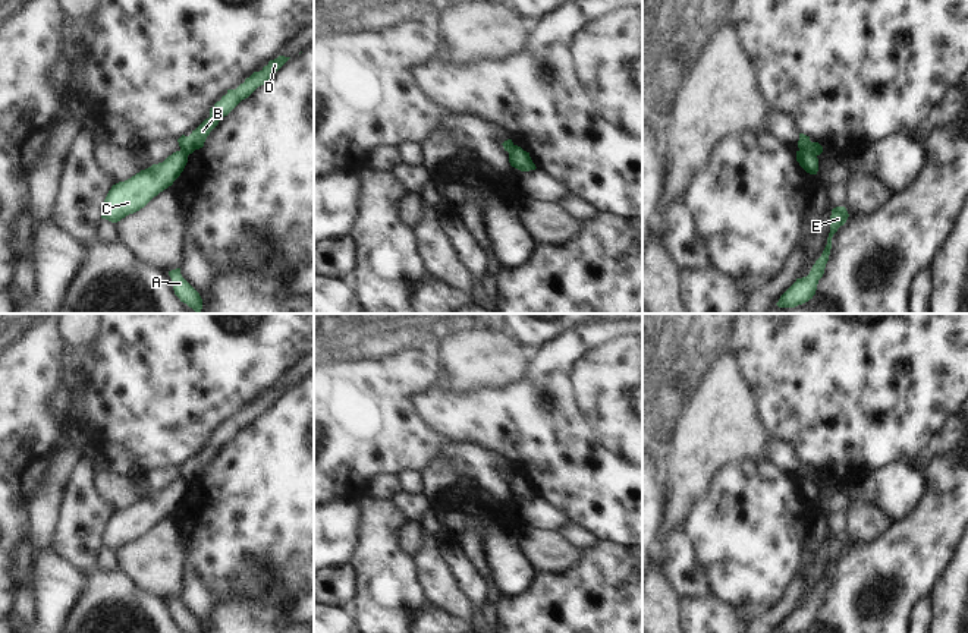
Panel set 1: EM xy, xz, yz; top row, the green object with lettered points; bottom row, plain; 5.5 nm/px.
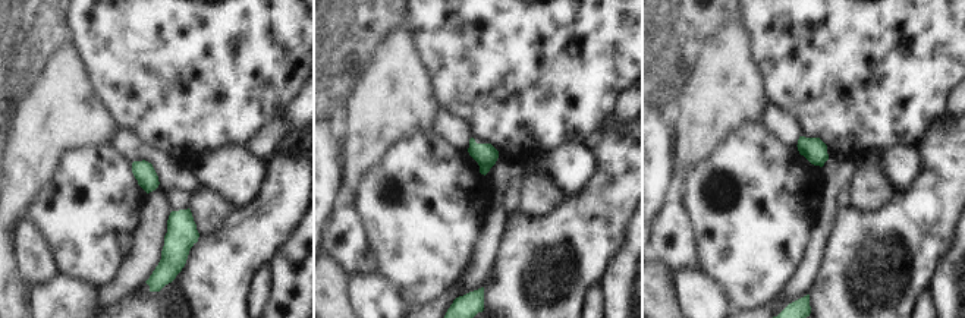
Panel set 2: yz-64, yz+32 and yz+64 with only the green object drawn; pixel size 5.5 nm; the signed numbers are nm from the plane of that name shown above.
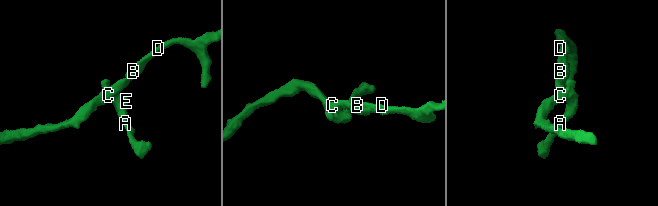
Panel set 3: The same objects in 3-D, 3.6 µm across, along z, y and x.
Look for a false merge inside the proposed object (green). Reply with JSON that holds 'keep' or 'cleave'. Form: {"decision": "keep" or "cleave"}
{"decision": "cleave"}

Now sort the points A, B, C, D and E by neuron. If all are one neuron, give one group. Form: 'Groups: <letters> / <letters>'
Groups: A C E / B D.

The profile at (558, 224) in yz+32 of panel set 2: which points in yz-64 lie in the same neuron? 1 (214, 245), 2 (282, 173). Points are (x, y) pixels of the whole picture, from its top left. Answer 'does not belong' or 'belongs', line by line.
1: belongs
2: belongs

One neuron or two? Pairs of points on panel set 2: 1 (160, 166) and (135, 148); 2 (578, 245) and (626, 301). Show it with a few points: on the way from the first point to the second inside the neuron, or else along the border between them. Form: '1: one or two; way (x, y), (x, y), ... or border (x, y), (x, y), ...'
1: one; way (154, 160), (141, 151)
2: two; border (621, 243), (599, 283)

